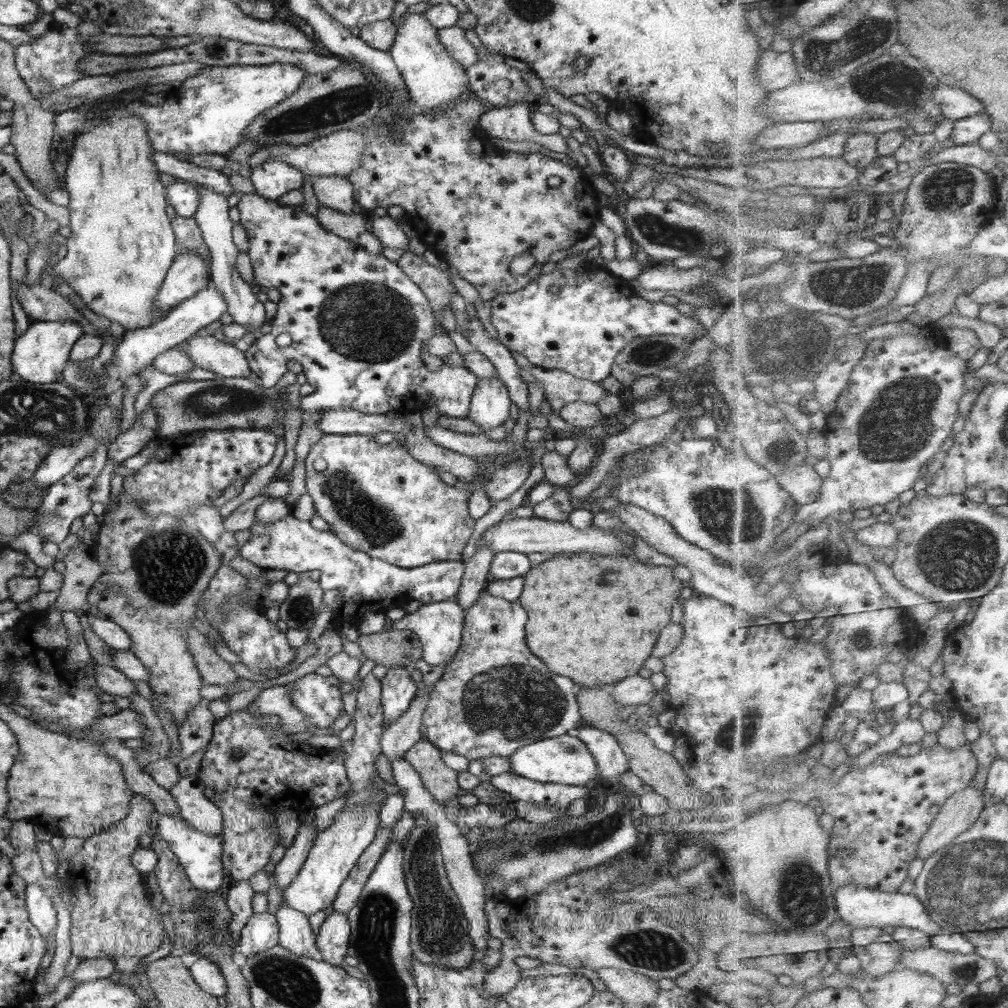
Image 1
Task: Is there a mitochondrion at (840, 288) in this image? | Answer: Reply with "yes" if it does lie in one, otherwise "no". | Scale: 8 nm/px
yes

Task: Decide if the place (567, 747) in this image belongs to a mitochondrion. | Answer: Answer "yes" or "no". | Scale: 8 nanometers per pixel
yes

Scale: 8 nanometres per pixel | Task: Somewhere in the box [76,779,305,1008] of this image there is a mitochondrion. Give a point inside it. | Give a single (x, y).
(207, 911)

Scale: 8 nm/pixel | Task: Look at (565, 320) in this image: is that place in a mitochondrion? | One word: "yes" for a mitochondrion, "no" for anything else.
no

